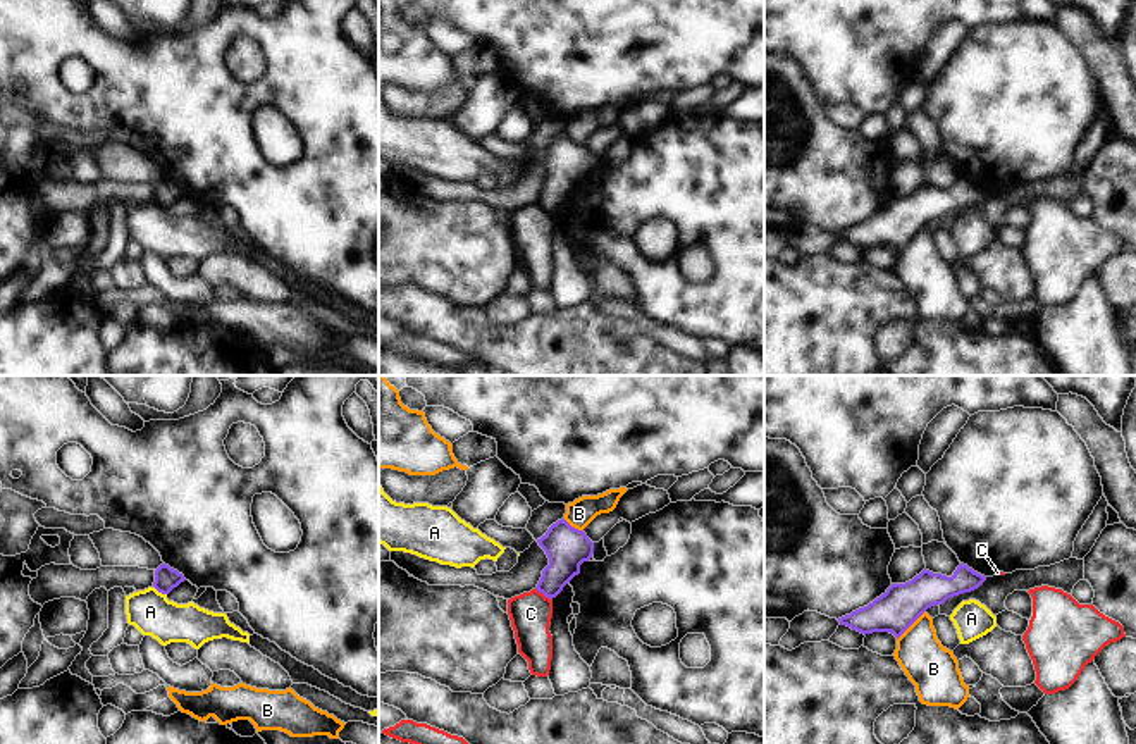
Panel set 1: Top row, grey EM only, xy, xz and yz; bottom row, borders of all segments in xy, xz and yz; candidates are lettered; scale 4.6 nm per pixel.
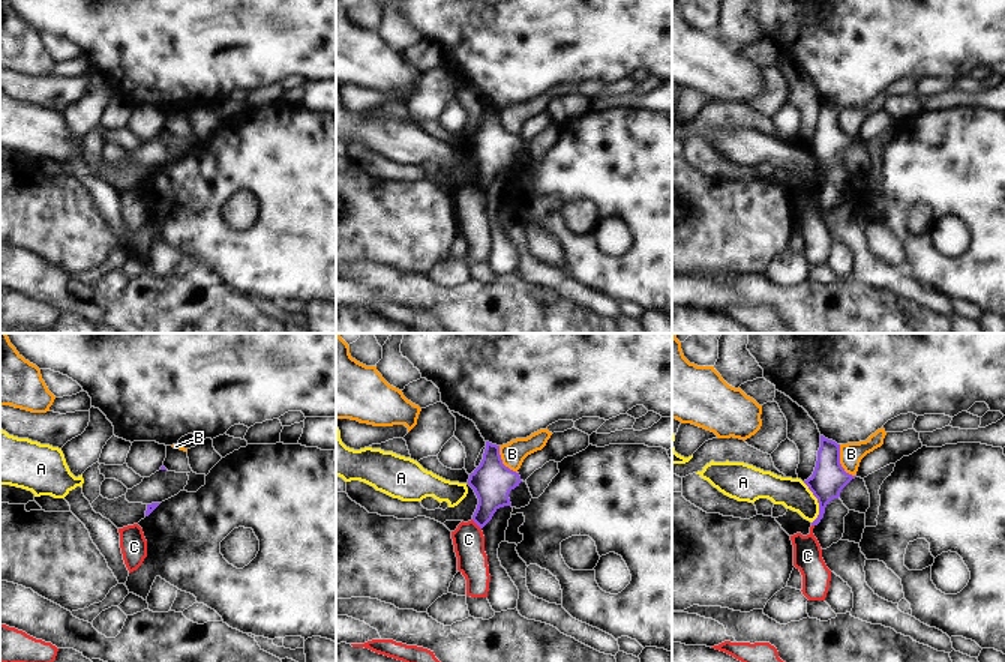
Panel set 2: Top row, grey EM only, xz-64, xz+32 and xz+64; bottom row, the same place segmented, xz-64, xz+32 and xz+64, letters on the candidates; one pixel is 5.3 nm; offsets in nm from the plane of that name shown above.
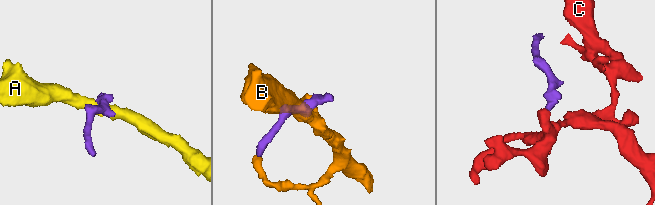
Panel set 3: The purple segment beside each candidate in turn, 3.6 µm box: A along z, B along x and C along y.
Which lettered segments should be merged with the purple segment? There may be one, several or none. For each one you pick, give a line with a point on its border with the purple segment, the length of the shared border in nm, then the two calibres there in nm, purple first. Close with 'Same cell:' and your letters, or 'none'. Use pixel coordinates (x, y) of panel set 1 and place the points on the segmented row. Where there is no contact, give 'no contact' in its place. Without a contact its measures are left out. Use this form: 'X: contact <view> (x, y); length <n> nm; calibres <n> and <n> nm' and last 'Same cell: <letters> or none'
Same cell: none

